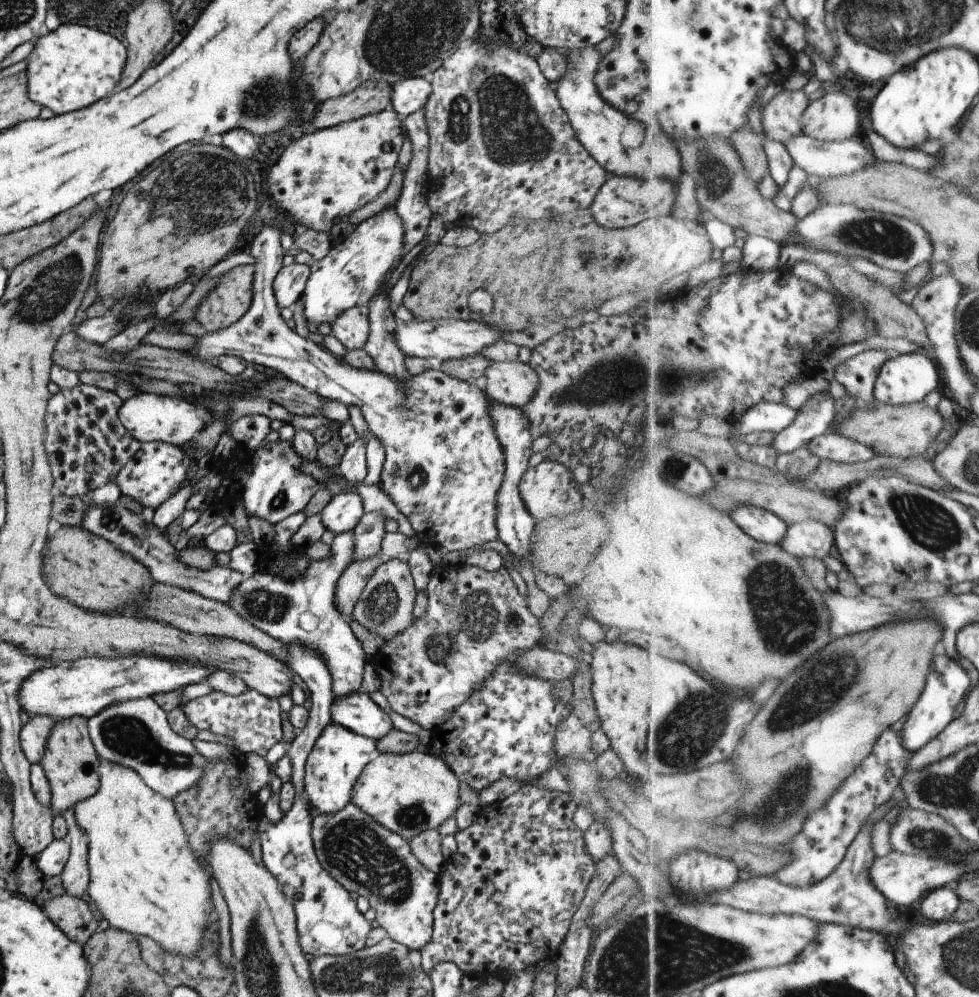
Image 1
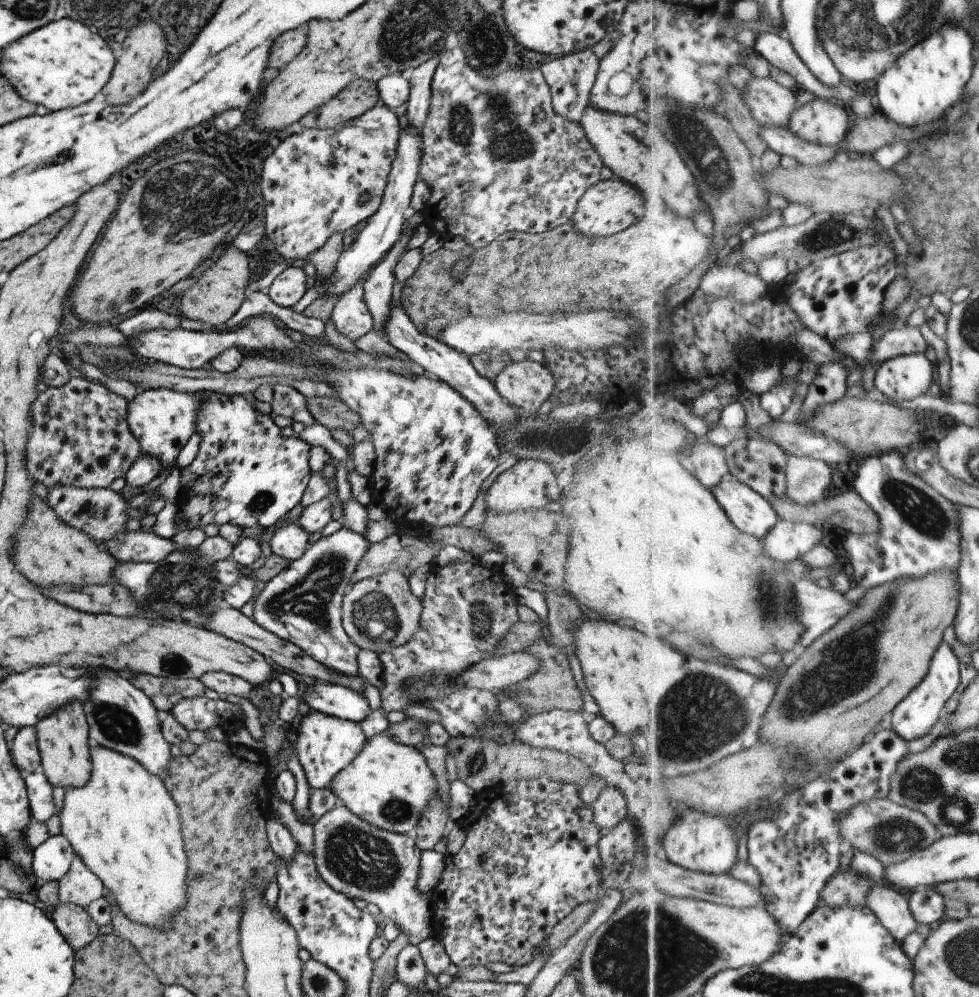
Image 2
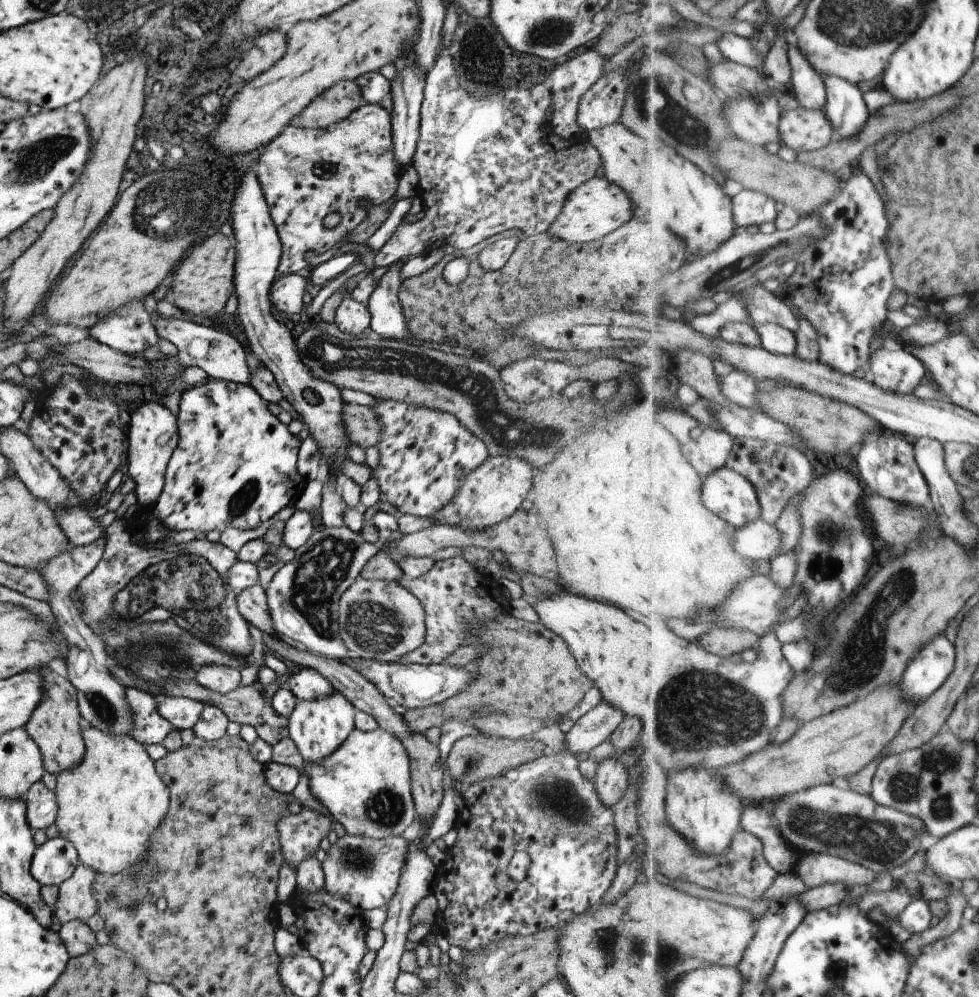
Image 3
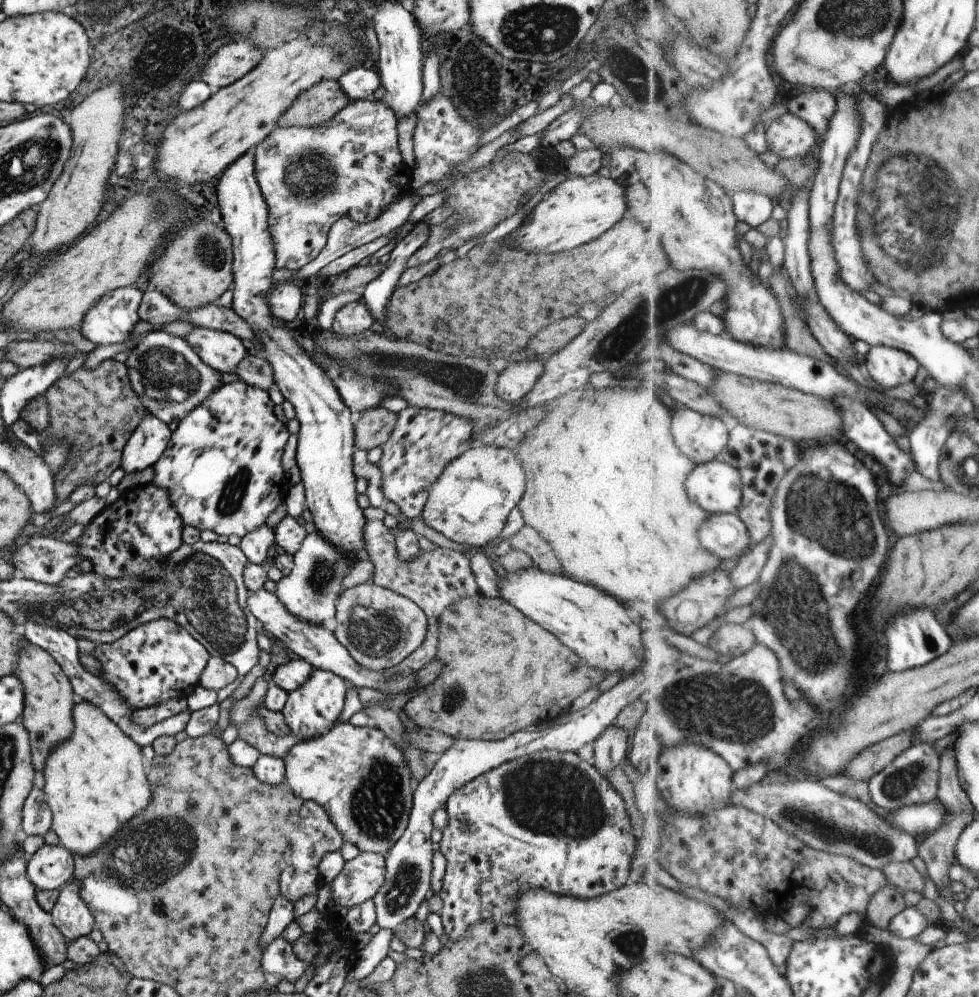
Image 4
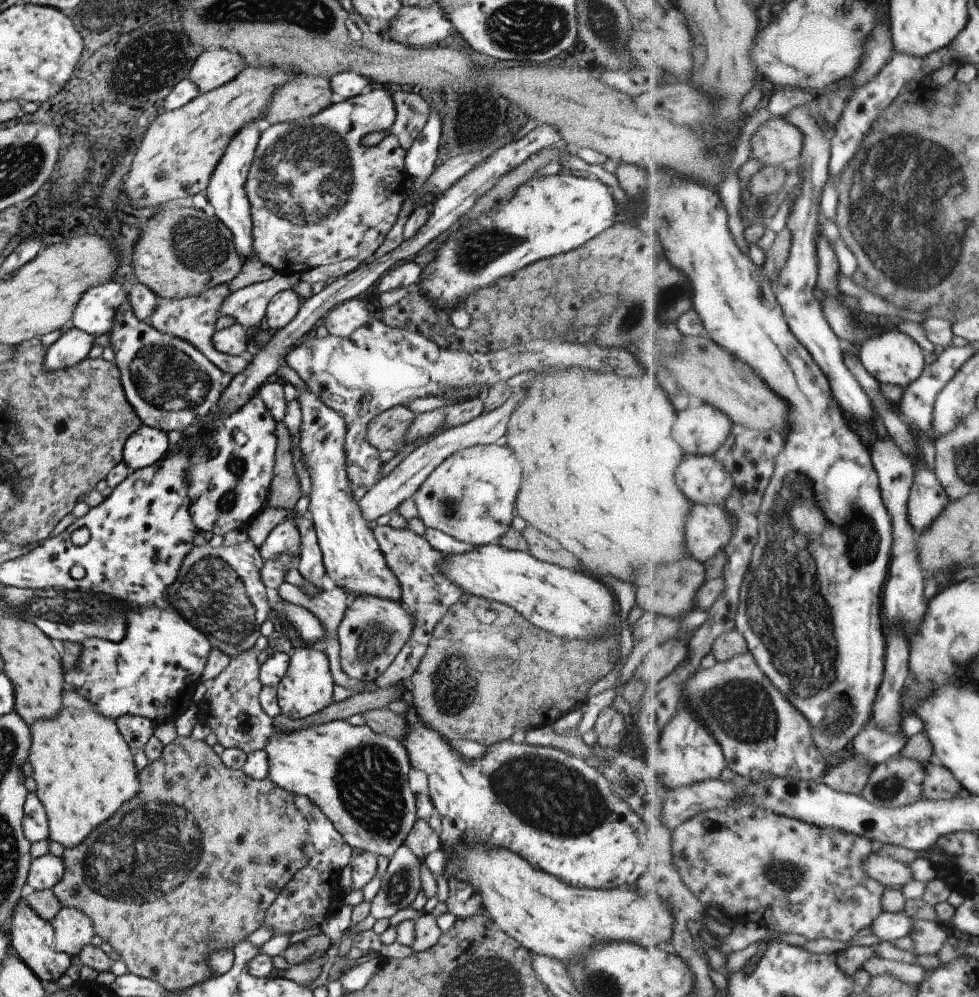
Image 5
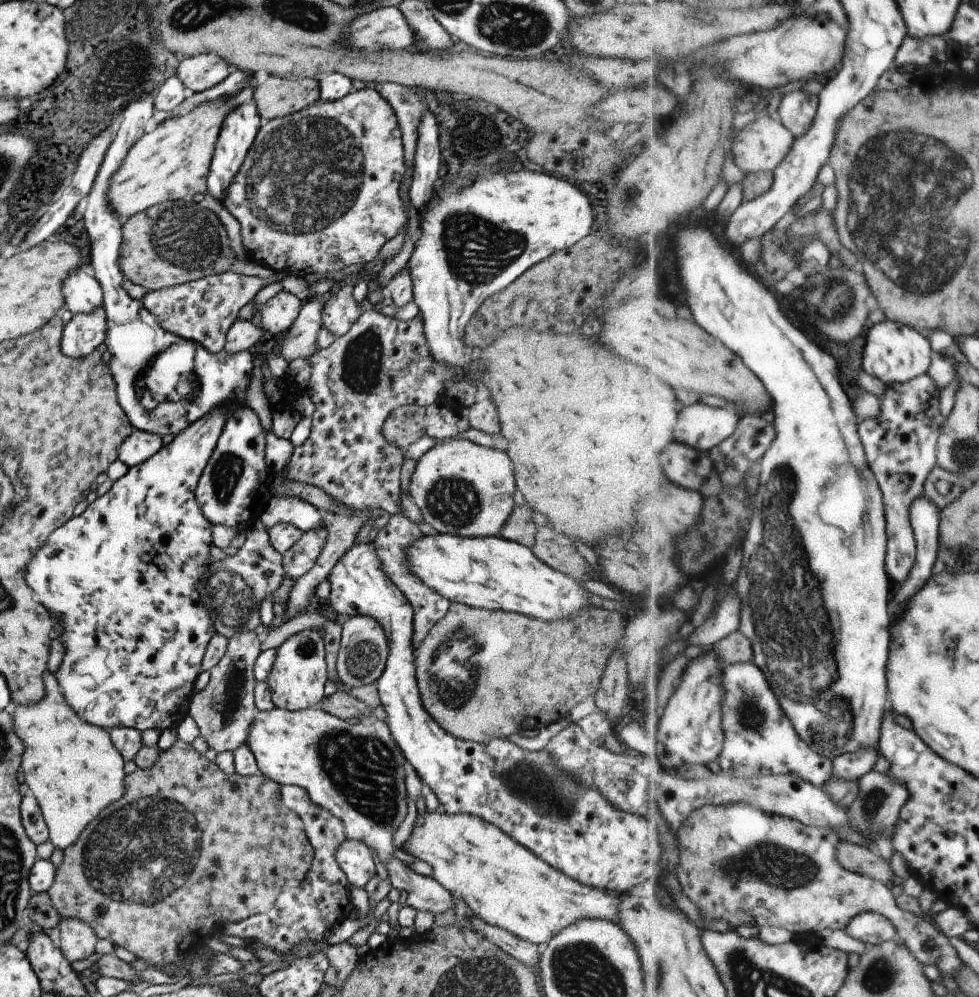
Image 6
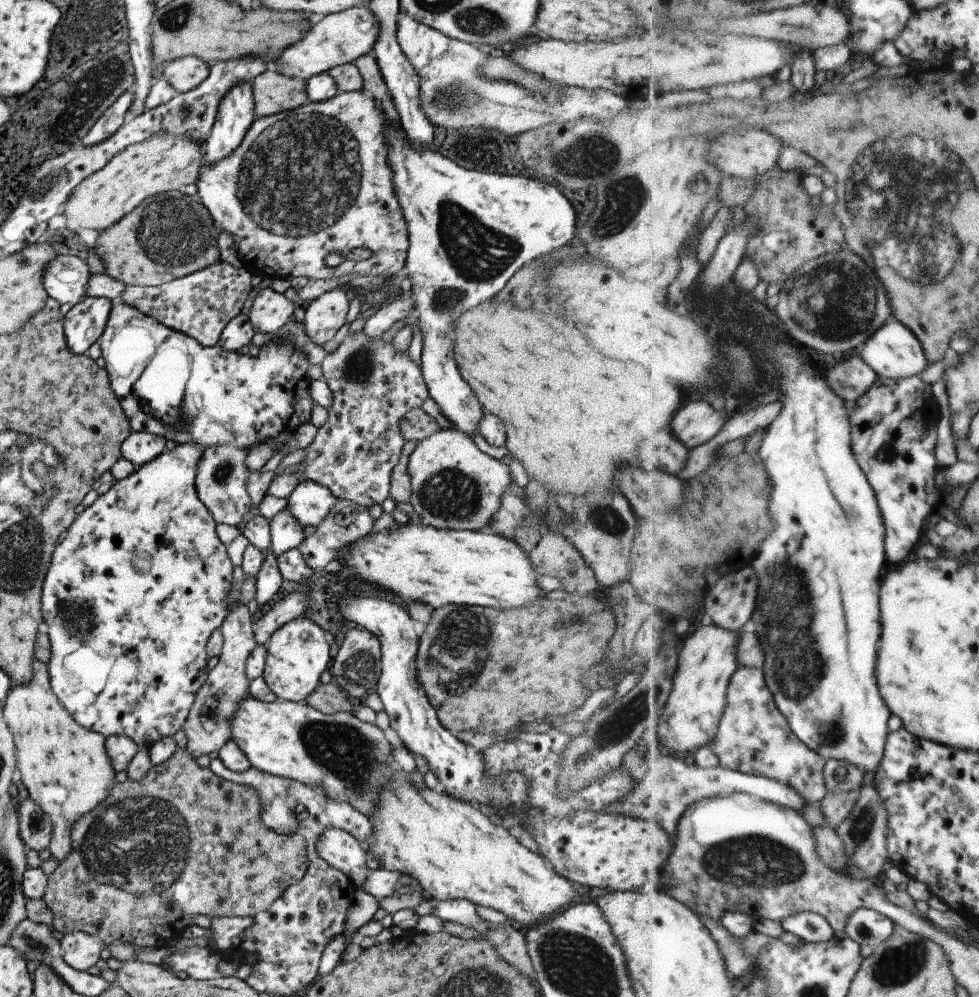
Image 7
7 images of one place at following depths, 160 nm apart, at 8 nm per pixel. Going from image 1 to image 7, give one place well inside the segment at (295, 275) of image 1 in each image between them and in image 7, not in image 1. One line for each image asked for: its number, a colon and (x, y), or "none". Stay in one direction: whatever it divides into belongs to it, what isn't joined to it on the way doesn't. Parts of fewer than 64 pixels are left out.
2: (287, 287)
3: (285, 294)
4: (284, 299)
5: (282, 307)
6: (276, 314)
7: (269, 310)

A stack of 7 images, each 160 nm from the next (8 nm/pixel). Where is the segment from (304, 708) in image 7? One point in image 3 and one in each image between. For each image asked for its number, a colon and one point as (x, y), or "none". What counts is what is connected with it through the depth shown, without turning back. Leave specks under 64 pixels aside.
3: (364, 783)
4: (359, 777)
5: (358, 778)
6: (354, 771)

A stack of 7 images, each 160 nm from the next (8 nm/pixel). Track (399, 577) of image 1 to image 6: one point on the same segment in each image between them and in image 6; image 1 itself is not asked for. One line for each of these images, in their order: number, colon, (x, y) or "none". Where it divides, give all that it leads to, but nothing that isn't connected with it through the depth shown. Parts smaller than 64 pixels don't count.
2: (379, 612)
3: (379, 620)
4: (378, 628)
5: (372, 630)
6: (360, 658)

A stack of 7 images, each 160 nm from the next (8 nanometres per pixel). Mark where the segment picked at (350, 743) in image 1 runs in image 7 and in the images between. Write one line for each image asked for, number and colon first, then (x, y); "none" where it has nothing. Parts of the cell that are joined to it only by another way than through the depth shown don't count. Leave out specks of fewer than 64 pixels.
2: (324, 744)
3: (316, 726)
4: (311, 709)
5: (306, 687)
6: (296, 679)
7: (296, 653)

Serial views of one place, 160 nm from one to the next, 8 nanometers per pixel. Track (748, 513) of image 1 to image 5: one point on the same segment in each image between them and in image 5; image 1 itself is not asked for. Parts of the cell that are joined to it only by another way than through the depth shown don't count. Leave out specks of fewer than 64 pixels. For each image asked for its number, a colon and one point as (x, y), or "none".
2: (751, 513)
3: (726, 492)
4: (717, 486)
5: (705, 480)

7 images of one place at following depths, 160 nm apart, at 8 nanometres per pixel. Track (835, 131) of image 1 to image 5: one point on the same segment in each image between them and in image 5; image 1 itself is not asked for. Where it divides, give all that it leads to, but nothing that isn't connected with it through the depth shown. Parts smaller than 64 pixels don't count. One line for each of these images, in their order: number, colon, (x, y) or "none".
2: (822, 121)
3: (809, 130)
4: (788, 136)
5: (776, 142)

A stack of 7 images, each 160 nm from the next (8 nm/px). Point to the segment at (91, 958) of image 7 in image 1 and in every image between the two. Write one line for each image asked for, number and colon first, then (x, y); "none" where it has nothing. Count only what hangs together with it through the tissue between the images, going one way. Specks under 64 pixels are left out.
1: (74, 877)
2: (79, 886)
3: (75, 900)
4: (70, 916)
5: (71, 929)
6: (75, 939)

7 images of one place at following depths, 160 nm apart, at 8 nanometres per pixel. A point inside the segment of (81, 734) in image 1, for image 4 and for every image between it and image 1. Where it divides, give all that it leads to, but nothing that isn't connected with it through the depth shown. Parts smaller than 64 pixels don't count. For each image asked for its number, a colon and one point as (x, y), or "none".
2: (61, 736)
3: (53, 725)
4: (48, 697)

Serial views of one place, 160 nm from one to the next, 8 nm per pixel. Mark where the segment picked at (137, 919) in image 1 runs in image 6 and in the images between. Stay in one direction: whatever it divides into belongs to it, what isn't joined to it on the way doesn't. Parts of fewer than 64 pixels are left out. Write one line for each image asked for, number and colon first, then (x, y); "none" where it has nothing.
2: (122, 823)
3: (108, 804)
4: (94, 780)
5: (82, 769)
6: (73, 771)

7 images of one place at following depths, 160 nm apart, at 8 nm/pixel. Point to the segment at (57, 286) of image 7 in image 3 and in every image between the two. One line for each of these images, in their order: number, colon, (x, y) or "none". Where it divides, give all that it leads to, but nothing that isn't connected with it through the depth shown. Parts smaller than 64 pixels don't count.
3: (127, 329)
4: (111, 318)
5: (93, 313)
6: (81, 292)

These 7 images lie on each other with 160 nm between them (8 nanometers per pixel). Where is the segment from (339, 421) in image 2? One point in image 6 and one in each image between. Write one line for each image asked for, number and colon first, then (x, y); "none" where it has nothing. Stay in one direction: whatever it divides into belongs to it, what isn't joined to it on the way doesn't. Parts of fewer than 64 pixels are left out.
3: (363, 428)
4: (372, 427)
5: (388, 430)
6: (405, 424)

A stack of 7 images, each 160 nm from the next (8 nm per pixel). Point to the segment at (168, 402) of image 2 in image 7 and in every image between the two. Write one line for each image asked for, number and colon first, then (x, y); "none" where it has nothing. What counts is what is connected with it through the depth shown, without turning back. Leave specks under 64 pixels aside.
3: (151, 436)
4: (148, 440)
5: (143, 446)
6: (138, 446)
7: (139, 448)

